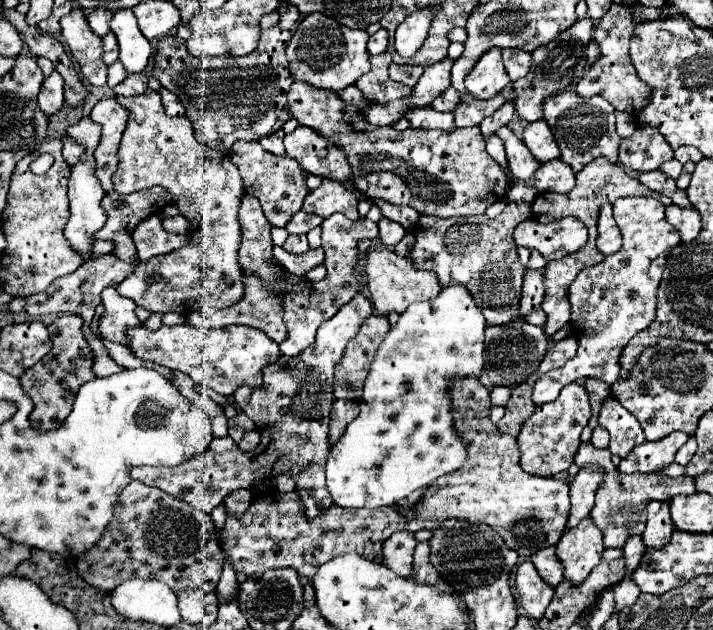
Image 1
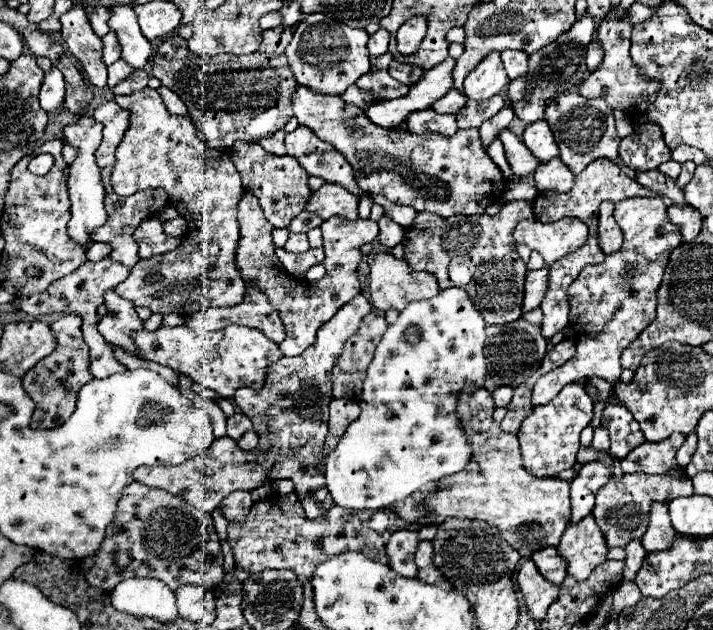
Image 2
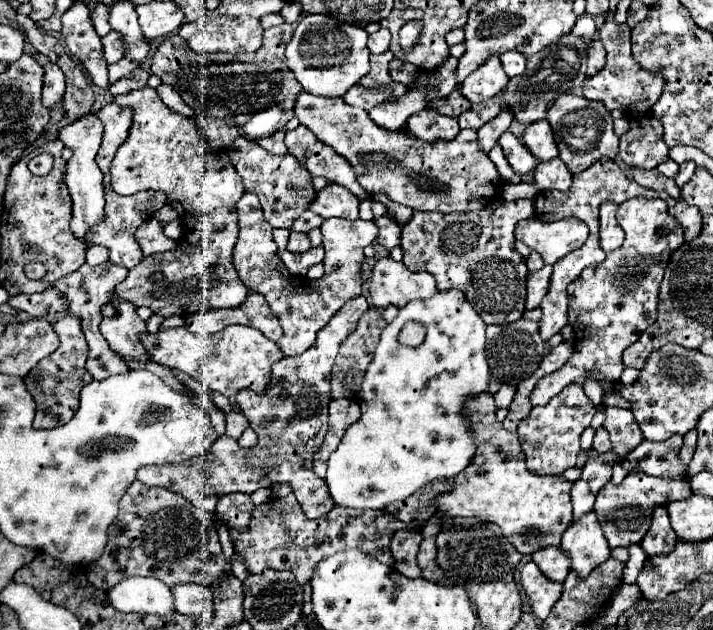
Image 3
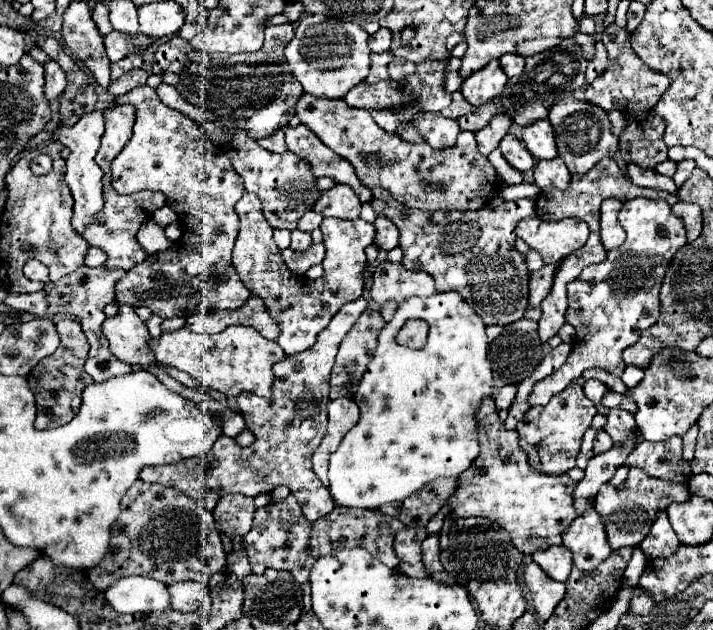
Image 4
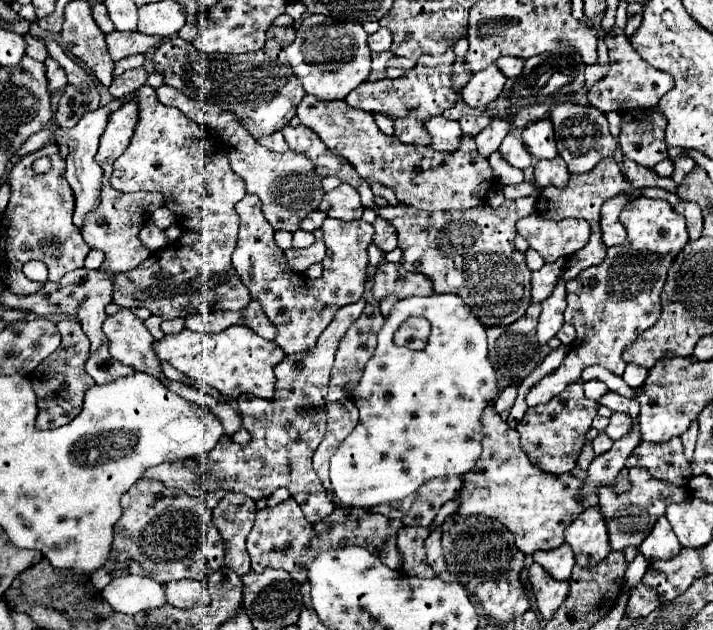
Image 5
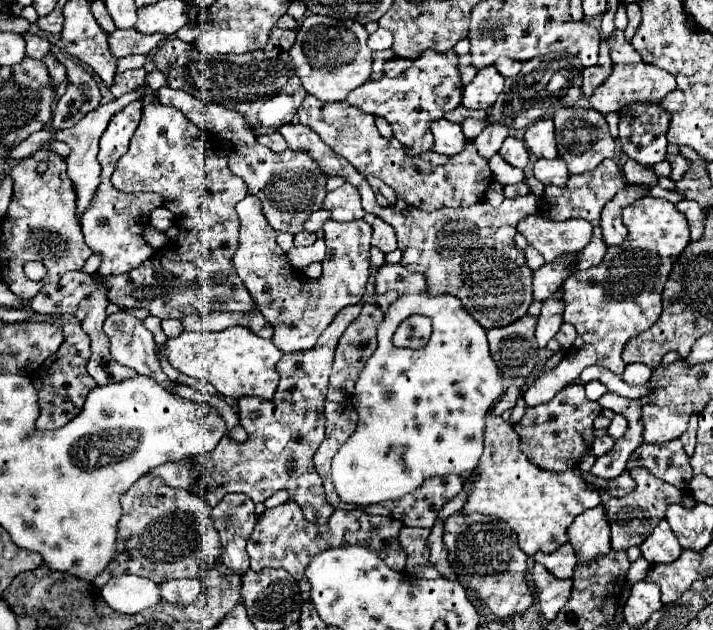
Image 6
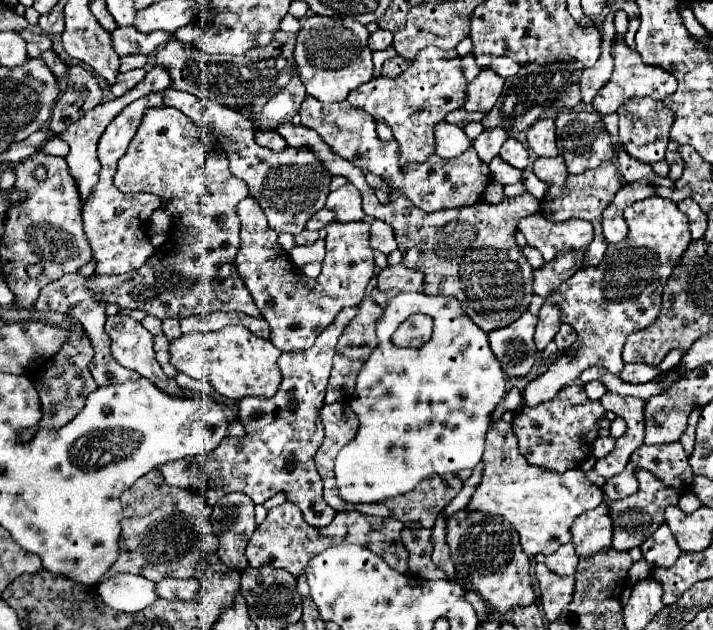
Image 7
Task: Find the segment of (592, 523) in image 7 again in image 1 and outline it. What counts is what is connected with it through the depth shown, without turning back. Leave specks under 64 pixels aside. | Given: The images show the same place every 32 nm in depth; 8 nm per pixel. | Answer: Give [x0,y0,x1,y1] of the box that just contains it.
[556,518,604,586]

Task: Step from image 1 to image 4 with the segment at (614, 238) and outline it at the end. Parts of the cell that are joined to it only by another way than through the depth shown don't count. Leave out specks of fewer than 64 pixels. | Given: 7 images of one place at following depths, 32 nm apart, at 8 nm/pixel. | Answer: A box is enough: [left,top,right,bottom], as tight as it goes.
[600,200,626,250]

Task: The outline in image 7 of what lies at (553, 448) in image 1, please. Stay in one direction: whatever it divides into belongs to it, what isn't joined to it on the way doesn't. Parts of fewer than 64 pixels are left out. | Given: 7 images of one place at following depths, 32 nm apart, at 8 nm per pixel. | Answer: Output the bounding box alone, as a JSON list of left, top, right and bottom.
[512,384,606,472]

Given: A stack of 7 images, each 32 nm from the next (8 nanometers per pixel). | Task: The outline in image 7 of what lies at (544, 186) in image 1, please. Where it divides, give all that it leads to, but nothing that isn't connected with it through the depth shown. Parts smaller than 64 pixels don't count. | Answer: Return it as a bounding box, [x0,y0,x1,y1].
[534,156,568,186]

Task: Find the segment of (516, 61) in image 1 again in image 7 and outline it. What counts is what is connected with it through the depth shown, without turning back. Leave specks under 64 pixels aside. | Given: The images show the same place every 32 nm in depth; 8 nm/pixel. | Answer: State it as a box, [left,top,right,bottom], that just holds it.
[488,56,520,78]

